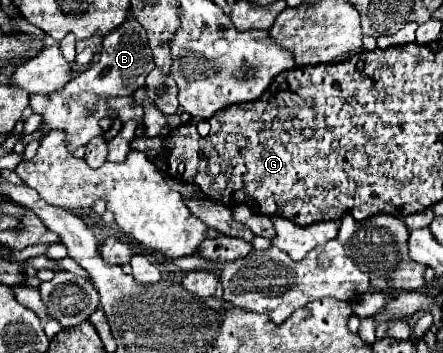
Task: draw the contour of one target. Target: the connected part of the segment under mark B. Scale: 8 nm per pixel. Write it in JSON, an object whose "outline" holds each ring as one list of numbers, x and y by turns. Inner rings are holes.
{"outline":[[130,16,120,28,110,32,102,42,102,52,98,62,92,62,82,74,78,74,64,90,52,94,30,94,32,112,42,116,40,130,46,136,50,130,66,132,68,152,74,152,80,146,86,146,90,138,100,136,100,118,116,118,116,112,106,104,108,98,132,96,138,88,144,86,146,74,154,68,152,52,144,28]]}

